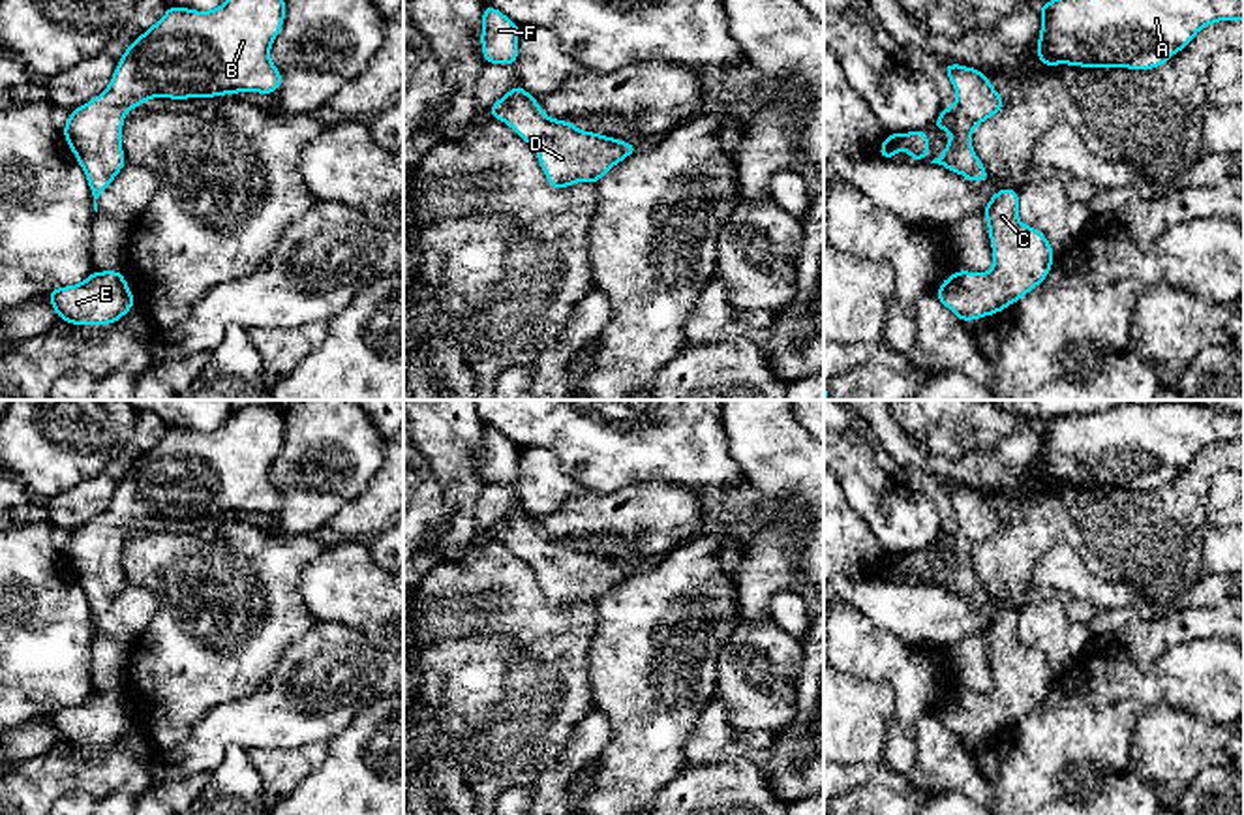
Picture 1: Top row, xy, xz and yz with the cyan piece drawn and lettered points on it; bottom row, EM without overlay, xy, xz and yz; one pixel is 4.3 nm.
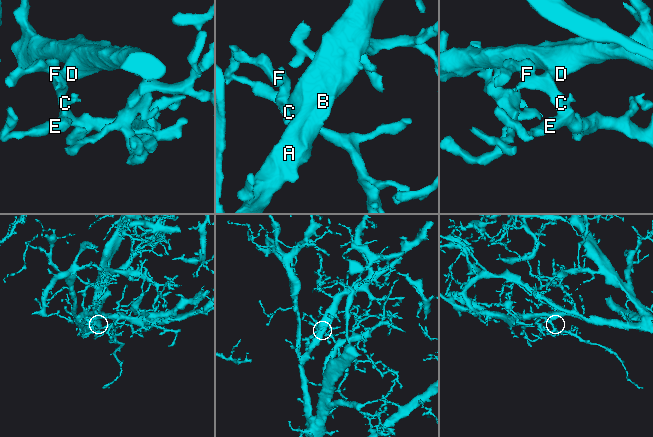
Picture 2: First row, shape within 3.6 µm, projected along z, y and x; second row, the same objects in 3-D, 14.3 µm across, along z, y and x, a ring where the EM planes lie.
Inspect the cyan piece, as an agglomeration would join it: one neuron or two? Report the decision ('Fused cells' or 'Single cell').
Single cell

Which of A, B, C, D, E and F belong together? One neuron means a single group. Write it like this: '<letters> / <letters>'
A B C D E F

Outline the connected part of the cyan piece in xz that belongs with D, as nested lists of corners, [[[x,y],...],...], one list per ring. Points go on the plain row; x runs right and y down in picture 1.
[[[522,505],[497,520],[490,537],[503,541],[529,563],[540,582],[550,608],[563,610],[576,603],[597,603],[606,592],[640,569],[595,552],[580,552],[572,543],[546,537],[539,520]]]

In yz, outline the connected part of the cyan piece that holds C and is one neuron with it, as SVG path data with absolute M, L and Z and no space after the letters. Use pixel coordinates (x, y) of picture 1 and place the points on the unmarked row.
M998 610L981 635L987 638L993 669L991 693L955 691L936 719L963 744L1000 734L1047 699L1054 670L1045 655L1023 646L1017 637L1019 610Z

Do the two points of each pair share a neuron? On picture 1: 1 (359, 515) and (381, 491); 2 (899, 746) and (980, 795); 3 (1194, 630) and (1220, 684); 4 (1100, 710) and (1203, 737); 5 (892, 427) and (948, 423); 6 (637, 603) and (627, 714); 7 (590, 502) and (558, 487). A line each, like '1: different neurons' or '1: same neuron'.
1: same neuron
2: different neurons
3: different neurons
4: different neurons
5: different neurons
6: same neuron
7: different neurons

